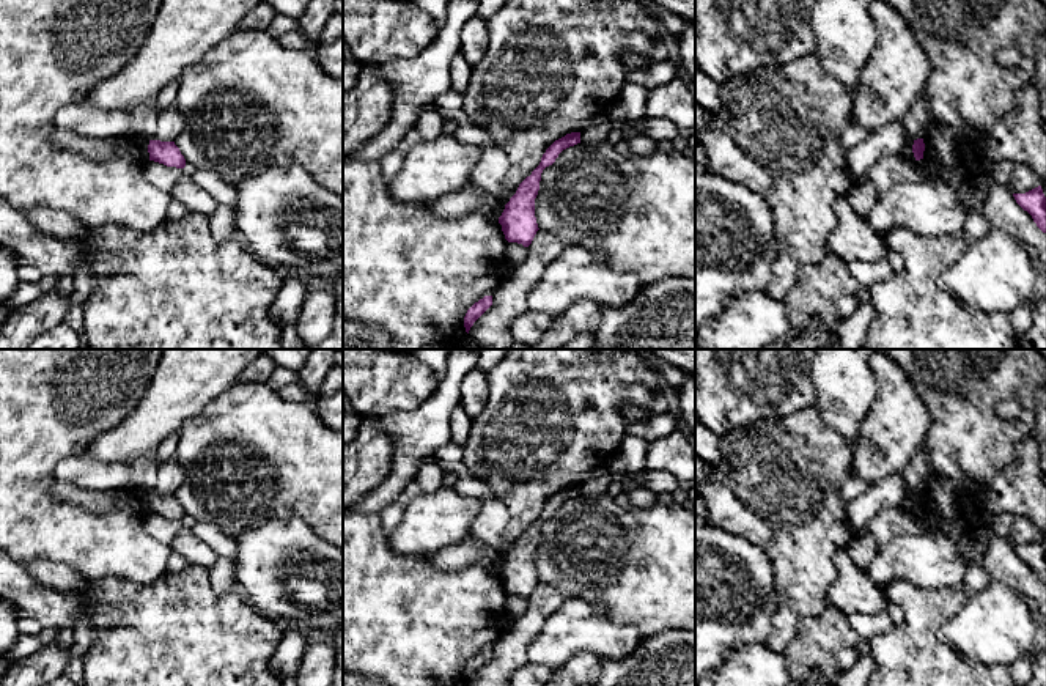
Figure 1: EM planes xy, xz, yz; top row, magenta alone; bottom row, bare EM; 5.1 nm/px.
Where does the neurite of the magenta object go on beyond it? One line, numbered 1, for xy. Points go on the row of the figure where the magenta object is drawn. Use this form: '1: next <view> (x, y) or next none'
1: next none

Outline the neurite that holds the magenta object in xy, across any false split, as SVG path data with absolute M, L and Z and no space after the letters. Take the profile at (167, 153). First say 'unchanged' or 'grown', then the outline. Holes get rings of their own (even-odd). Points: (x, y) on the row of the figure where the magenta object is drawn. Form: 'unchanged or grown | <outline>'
unchanged | M149 140L149 160L164 164L167 167L184 168L186 159L175 142Z

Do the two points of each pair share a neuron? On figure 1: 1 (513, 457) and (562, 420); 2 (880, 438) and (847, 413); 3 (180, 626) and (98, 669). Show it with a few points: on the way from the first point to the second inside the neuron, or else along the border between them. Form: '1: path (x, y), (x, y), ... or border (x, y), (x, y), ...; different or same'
1: path (526, 446), (549, 422); same
2: border (878, 390), (862, 424), (861, 435), (853, 442); different
3: path (159, 647), (137, 669), (118, 669); same

